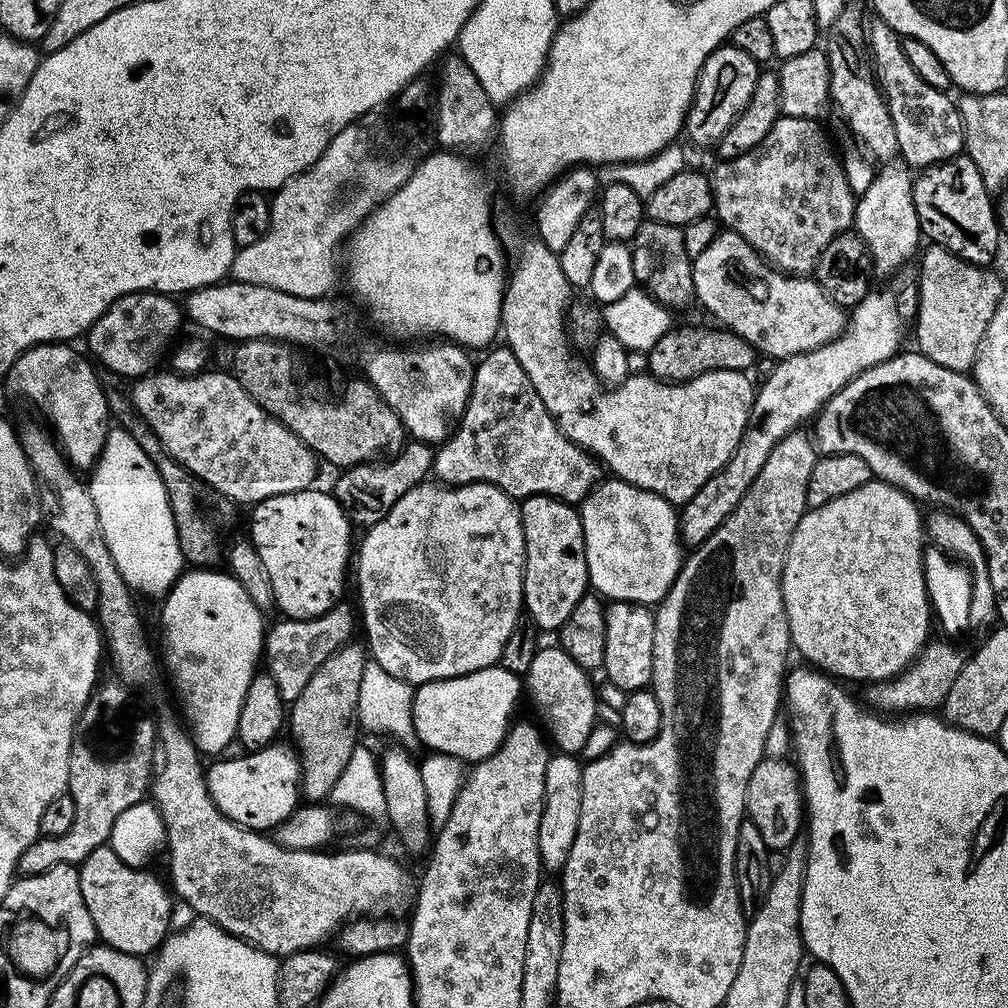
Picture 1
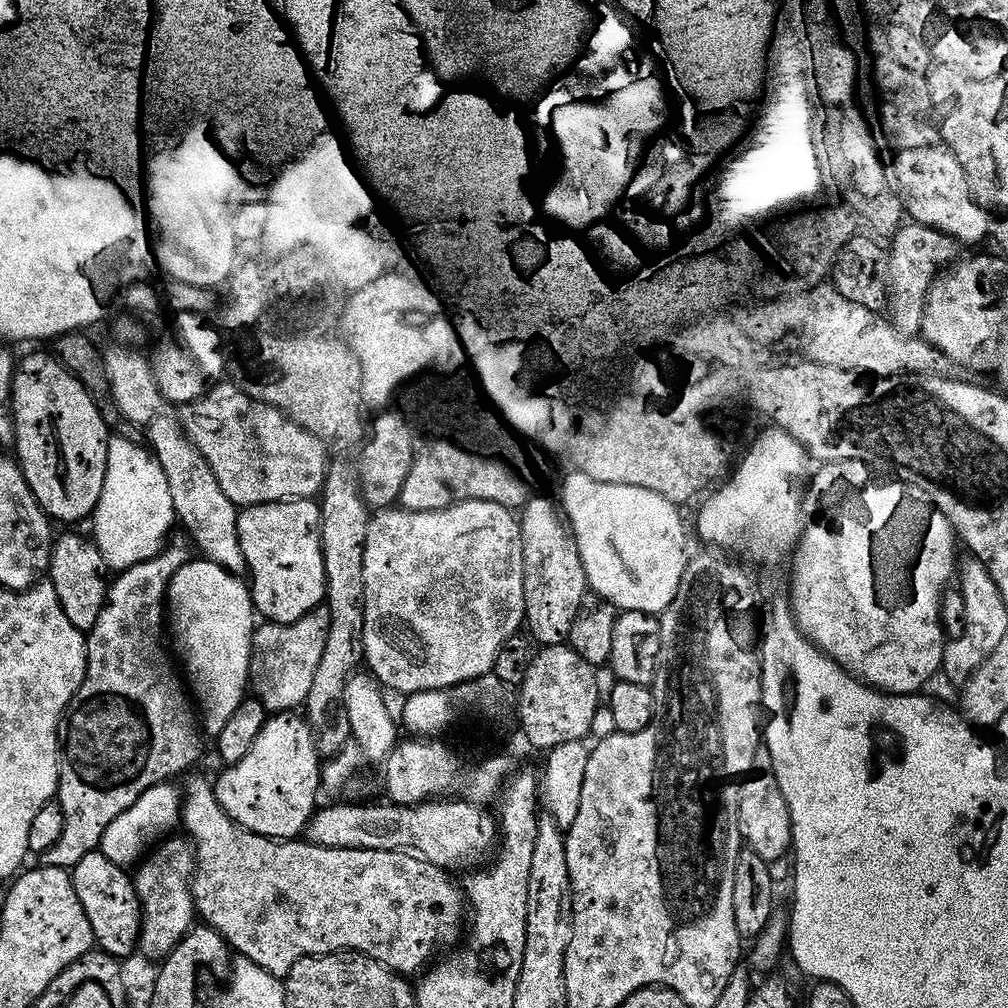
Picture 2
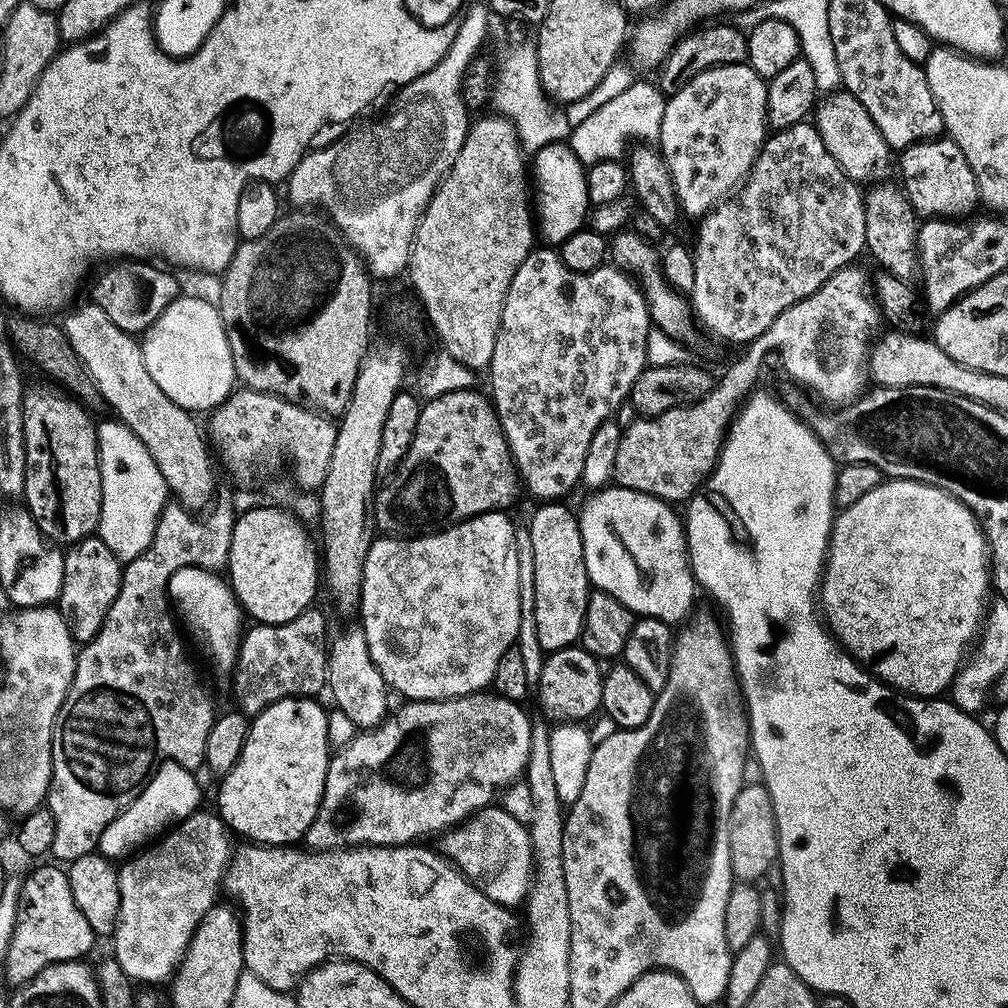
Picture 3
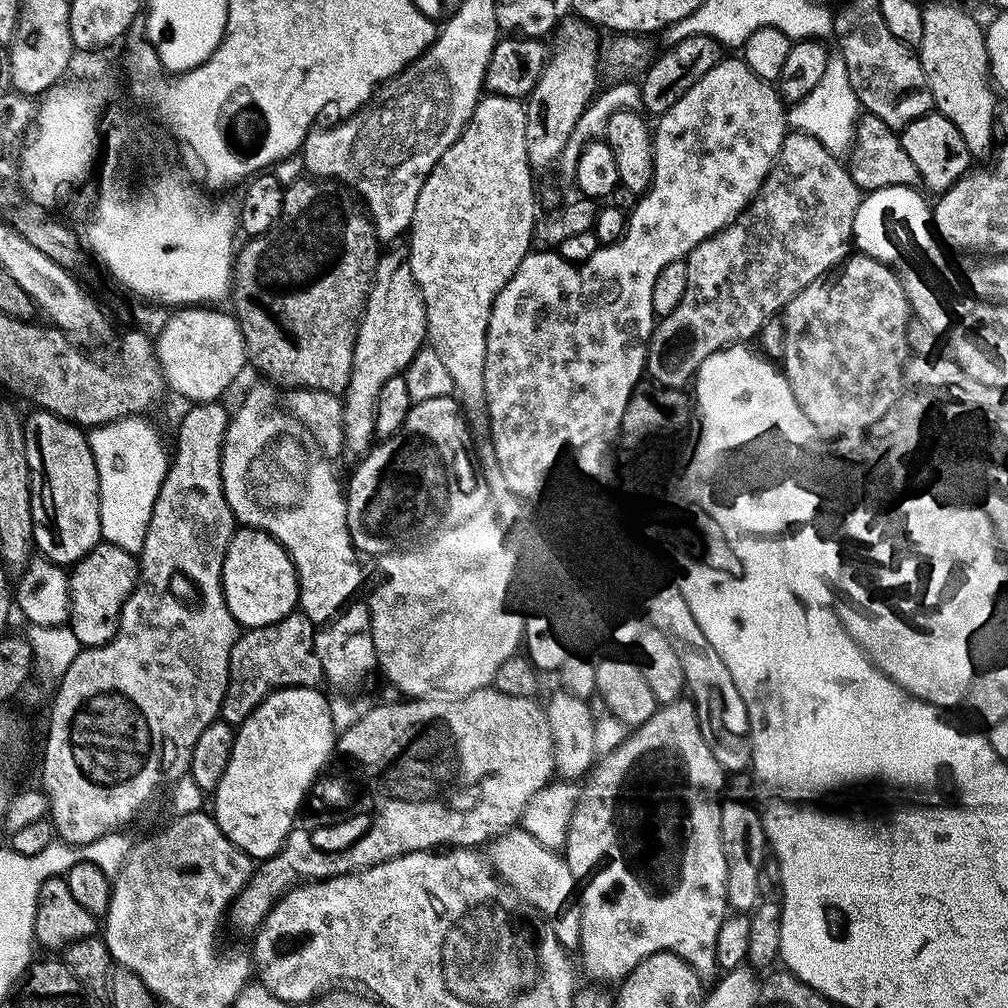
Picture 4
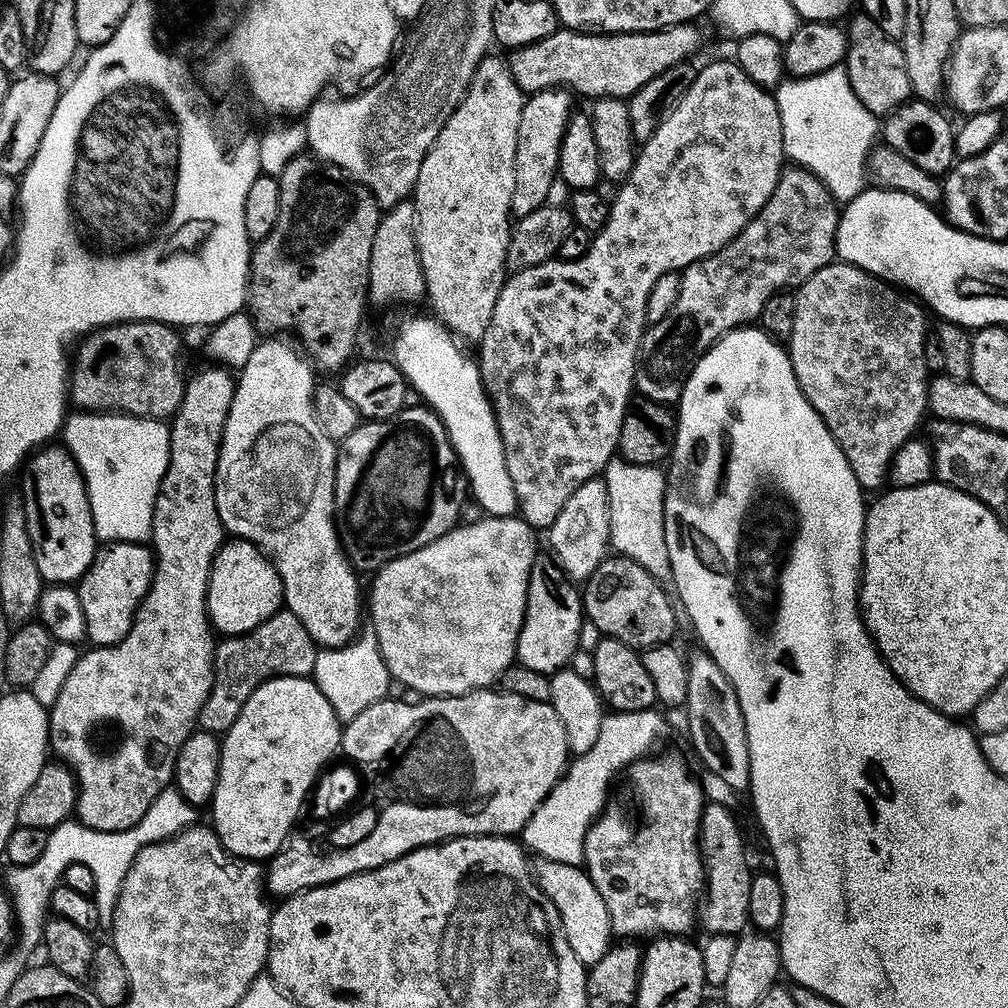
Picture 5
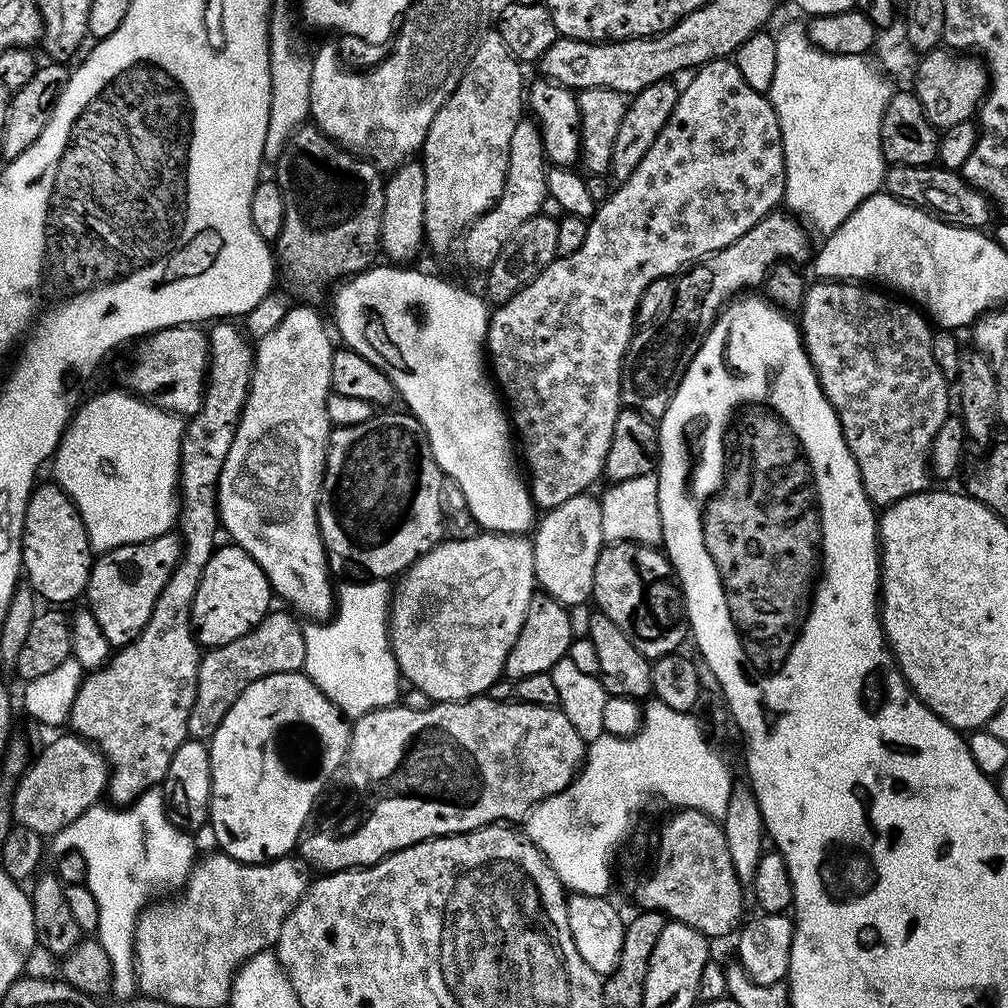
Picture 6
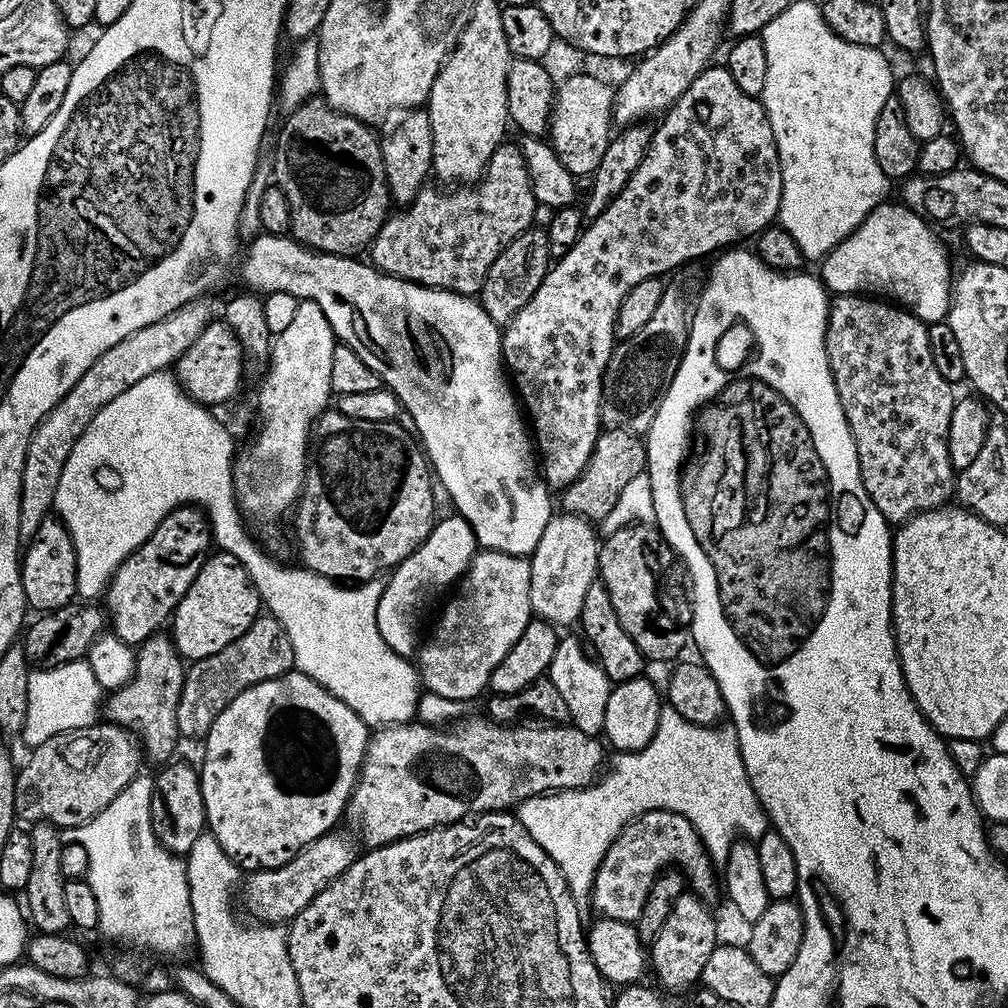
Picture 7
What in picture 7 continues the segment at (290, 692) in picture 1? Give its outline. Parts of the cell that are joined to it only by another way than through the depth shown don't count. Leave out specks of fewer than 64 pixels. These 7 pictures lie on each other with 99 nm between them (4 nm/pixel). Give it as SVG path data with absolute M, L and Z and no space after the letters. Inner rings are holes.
M270 615L257 616L250 630L246 630L246 634L238 634L230 646L222 646L218 654L210 654L210 658L194 660L187 665L182 694L178 698L177 733L188 740L195 736L207 737L218 714L222 714L222 710L226 710L226 706L234 702L238 694L250 690L250 686L258 682L273 680L291 672L293 668L294 650L284 627Z

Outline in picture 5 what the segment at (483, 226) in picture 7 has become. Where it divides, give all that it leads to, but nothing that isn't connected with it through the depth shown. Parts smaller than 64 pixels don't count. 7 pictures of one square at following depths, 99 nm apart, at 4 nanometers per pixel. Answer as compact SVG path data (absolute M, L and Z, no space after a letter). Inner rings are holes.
M549 90L547 92L533 92L524 101L522 122L518 122L518 146L516 147L516 185L512 195L512 210L517 217L530 214L534 210L544 207L548 196L552 192L552 183L557 183L560 167L560 147L562 138L566 134L568 119L574 115L572 108L574 96L568 90Z

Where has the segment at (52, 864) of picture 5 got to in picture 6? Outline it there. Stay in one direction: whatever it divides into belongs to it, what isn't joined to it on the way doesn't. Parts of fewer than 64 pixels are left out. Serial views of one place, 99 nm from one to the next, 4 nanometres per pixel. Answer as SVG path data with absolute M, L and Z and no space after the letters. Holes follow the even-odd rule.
M155 787L127 806L97 802L51 837L50 848L56 854L80 852L86 858L86 883L94 898L98 898L98 926L94 936L102 950L106 950L112 966L110 988L113 993L121 992L121 997L131 997L138 988L134 959L136 923L157 894L165 893L162 891L168 888L183 889L198 859L193 833L172 825L163 791Z

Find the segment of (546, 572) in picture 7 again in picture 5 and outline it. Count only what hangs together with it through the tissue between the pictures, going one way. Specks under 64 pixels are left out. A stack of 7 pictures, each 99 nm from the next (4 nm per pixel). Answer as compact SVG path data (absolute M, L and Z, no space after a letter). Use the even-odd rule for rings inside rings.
M603 477L582 482L582 486L570 494L566 506L562 506L558 518L554 518L552 527L547 529L546 536L552 543L551 555L569 580L583 582L598 570L605 556L609 555L611 538L610 502L607 501Z

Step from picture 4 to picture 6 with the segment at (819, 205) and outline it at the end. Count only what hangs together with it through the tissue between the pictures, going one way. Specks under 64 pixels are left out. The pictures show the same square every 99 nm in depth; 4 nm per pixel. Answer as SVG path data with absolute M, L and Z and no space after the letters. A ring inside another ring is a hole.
M773 210L730 246L711 252L703 260L695 261L687 270L681 271L675 281L676 292L672 295L668 311L633 335L620 373L621 401L649 418L663 416L694 354L698 354L701 342L716 323L720 309L741 294L759 289L773 268L785 262L806 259L807 234L805 225L795 215L784 210Z

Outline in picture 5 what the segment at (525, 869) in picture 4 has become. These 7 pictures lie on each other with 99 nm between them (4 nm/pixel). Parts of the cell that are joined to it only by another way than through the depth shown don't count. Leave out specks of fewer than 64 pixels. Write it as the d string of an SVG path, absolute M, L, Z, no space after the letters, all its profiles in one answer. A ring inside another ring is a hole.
M541 859L539 863L534 868L534 879L546 898L554 902L562 920L566 942L570 942L570 950L574 950L574 958L578 958L578 962L585 966L596 964L608 953L614 940L610 914L602 902L602 894L598 894L594 882L590 882L583 867L546 859Z

